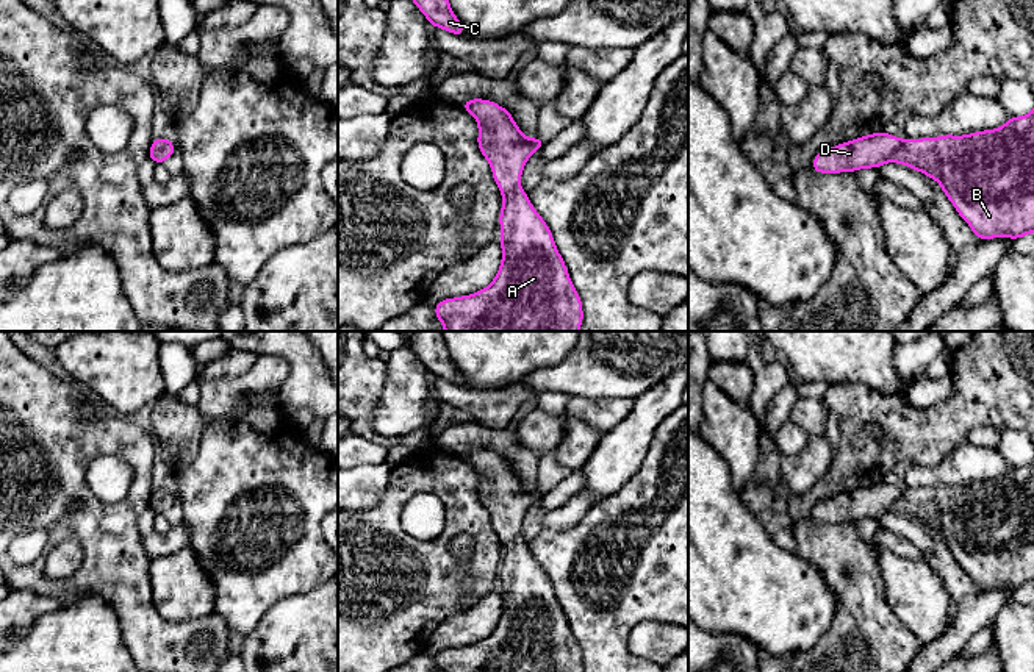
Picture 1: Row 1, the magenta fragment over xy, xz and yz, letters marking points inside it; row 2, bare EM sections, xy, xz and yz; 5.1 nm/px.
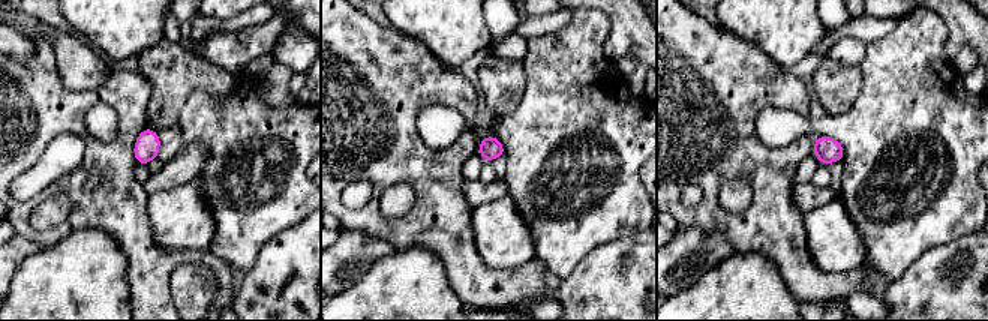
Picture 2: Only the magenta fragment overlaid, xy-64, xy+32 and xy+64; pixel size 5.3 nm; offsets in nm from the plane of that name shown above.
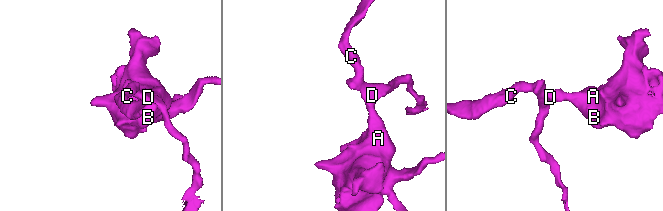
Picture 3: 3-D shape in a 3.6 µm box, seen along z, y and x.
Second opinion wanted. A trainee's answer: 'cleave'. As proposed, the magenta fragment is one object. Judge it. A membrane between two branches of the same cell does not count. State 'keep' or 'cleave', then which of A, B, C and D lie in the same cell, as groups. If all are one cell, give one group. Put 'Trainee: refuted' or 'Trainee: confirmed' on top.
Trainee: refuted
keep; A B C D

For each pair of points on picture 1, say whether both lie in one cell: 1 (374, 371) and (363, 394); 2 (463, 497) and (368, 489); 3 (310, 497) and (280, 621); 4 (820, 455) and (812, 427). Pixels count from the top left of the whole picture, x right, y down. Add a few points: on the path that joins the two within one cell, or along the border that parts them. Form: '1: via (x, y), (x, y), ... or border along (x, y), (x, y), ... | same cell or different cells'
1: via (368, 377), (363, 382), (363, 388) | same cell
2: border along (391, 469), (382, 499), (368, 510), (354, 511) | different cells
3: border along (321, 583), (280, 599), (258, 621) | different cells
4: border along (823, 433), (809, 436) | different cells

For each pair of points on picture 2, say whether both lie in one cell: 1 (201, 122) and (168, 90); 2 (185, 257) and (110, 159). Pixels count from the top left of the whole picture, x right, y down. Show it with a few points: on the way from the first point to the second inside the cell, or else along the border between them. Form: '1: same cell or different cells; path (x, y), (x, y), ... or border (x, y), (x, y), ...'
1: different cells; border (218, 99), (195, 89), (176, 123)
2: same cell; path (153, 252), (131, 230), (110, 197), (110, 191)

